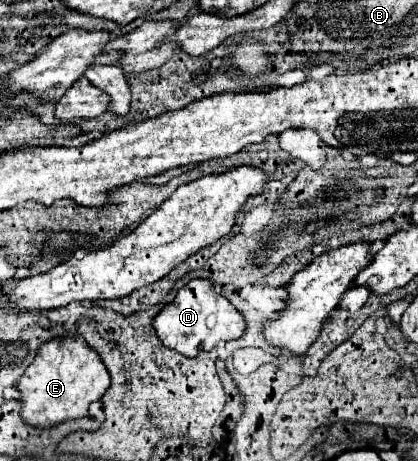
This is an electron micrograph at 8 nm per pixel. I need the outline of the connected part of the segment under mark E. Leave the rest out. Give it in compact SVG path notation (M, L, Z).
M57 338L39 346L33 364L19 378L21 392L21 418L37 428L51 428L63 420L87 416L89 404L101 400L109 388L111 378L99 354L81 338Z

